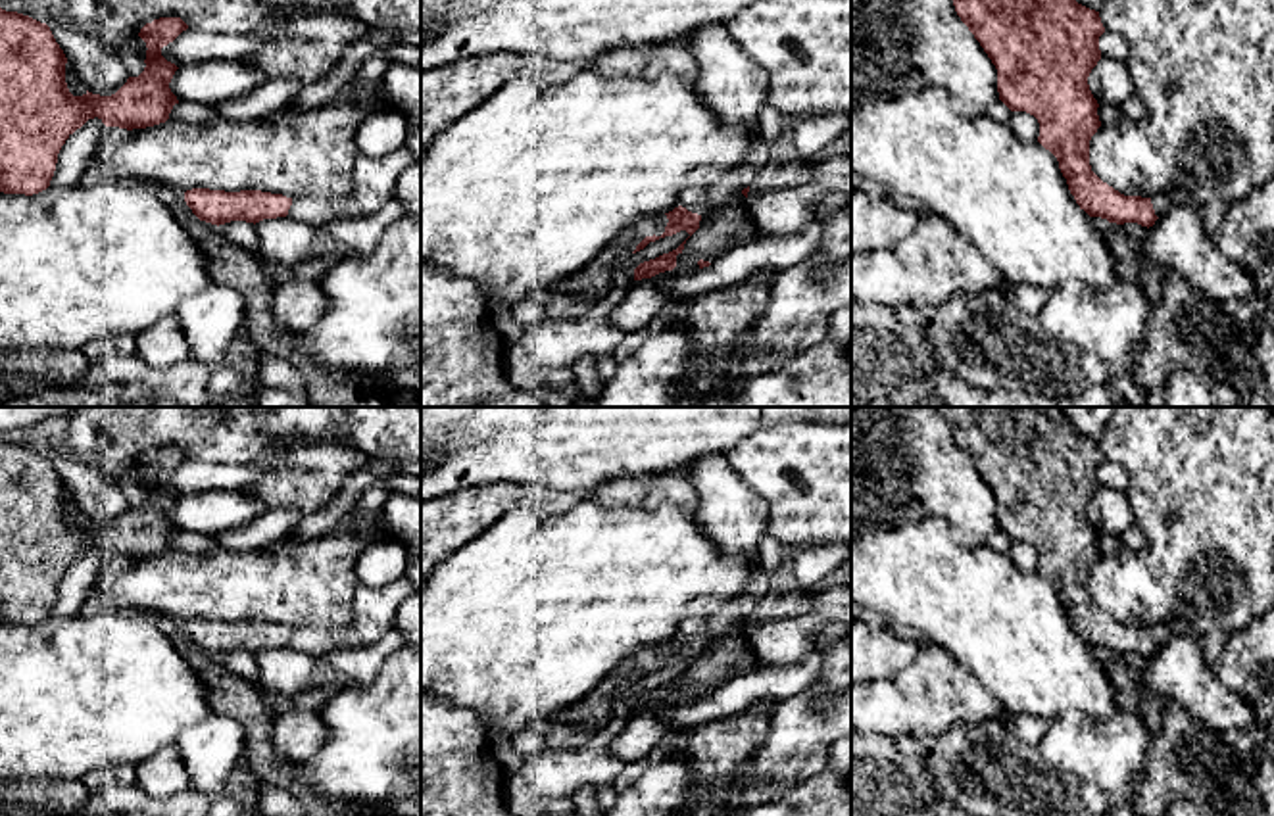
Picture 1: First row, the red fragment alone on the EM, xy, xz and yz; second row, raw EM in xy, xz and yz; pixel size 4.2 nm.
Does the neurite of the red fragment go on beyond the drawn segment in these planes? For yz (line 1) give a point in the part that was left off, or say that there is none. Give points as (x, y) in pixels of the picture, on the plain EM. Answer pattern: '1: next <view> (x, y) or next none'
1: next none

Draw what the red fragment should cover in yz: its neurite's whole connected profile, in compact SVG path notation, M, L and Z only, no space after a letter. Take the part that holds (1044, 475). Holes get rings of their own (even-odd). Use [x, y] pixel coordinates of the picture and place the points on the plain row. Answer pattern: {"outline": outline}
{"outline": "M936 407L936 411L947 420L957 445L995 495L999 530L1011 541L1026 541L1038 549L1038 572L1057 588L1080 639L1090 647L1101 647L1116 655L1138 653L1147 659L1153 657L1159 647L1151 628L1120 624L1103 612L1090 595L1090 570L1101 557L1099 534L1088 515L1091 499L1101 490L1099 467L1105 463L1105 457L1099 442L1078 434L1059 407Z"}

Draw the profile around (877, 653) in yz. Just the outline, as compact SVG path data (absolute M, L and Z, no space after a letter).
M851 618L851 685L894 680L917 657L919 645L901 632L870 628Z

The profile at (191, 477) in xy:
M275 459L271 463L236 465L183 461L173 472L161 478L161 486L177 497L206 490L242 490L265 474L286 474L288 467Z

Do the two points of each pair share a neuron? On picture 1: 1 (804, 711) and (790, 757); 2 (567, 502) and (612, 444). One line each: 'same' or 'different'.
1: same
2: different

